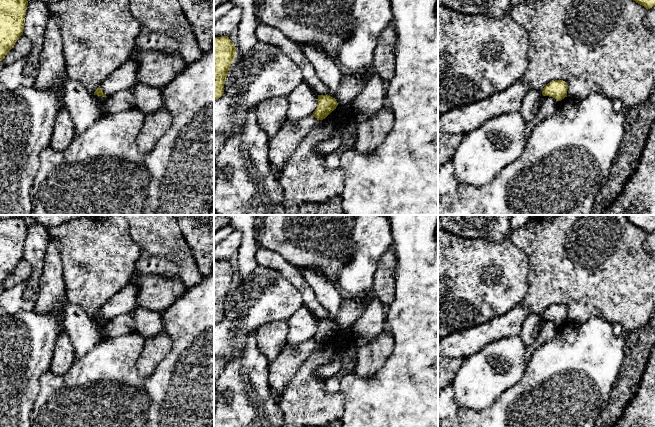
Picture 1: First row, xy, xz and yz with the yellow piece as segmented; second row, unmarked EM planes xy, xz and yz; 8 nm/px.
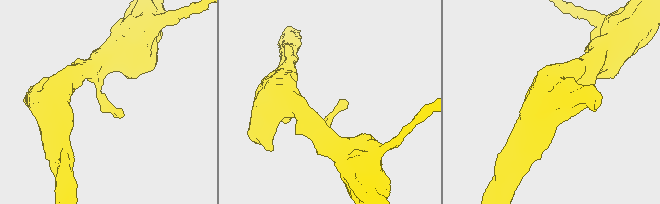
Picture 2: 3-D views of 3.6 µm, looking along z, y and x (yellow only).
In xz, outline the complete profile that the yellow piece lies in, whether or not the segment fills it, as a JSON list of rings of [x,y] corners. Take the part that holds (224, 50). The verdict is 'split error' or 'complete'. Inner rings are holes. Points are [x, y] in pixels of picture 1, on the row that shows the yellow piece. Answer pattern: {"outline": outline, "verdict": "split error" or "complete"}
{"outline": [[[214,36],[214,100],[224,93],[224,84],[232,62],[236,57],[236,48],[228,36]]], "verdict": "complete"}

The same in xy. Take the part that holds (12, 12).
{"outline": [[[0,0],[0,61],[23,35],[27,6],[27,0]]], "verdict": "complete"}

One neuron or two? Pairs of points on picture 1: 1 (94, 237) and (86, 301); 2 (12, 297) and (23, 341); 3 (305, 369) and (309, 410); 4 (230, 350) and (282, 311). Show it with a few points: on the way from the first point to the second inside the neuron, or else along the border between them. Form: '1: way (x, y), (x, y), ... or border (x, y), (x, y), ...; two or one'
1: way (94, 253), (94, 270), (90, 285); one
2: border (33, 309), (18, 311), (10, 315); two
3: way (306, 379), (307, 400); one
4: way (237, 335), (261, 311), (267, 311); one

